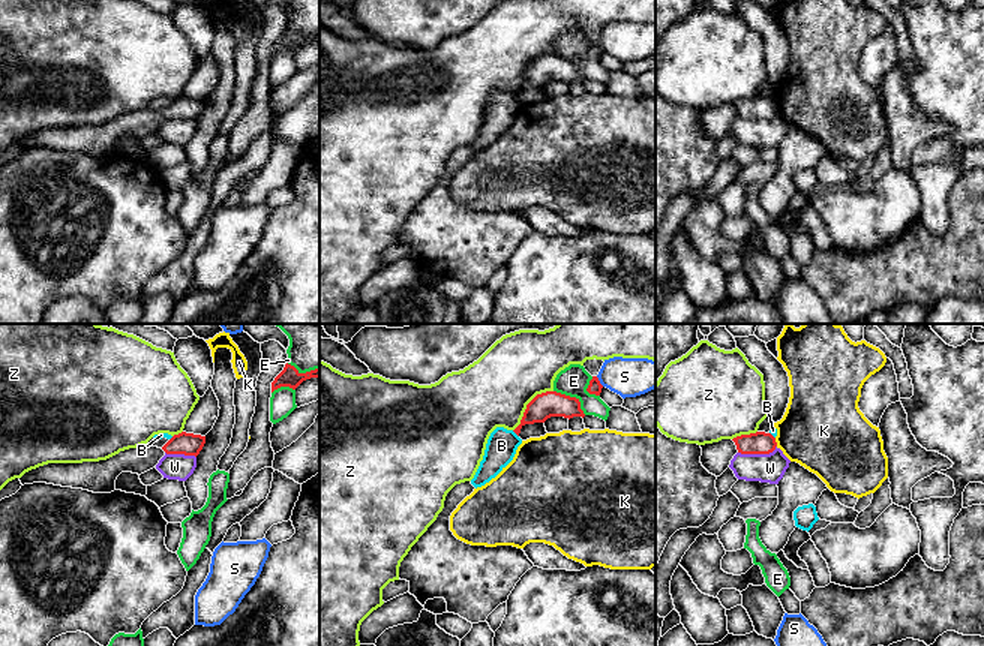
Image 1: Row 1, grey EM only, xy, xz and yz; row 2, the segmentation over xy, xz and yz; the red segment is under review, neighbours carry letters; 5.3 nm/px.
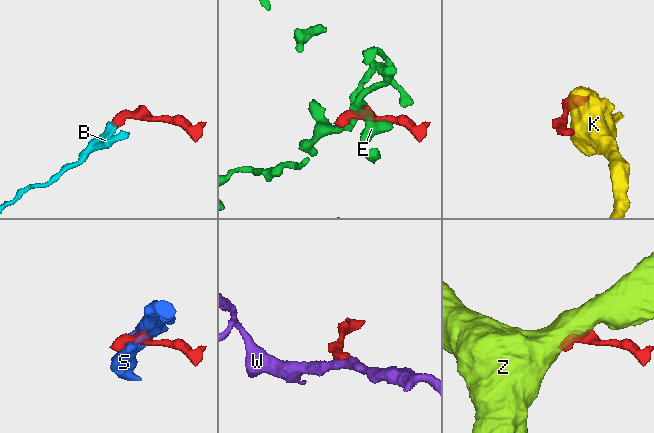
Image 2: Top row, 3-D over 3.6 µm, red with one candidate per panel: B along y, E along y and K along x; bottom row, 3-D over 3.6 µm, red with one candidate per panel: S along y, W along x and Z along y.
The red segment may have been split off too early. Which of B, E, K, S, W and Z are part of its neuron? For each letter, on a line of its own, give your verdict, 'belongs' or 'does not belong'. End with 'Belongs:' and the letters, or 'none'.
B: does not belong
E: does not belong
K: does not belong
S: does not belong
W: does not belong
Z: does not belong
Belongs: none

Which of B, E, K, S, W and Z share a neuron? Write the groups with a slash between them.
B / E / K / S / W / Z

